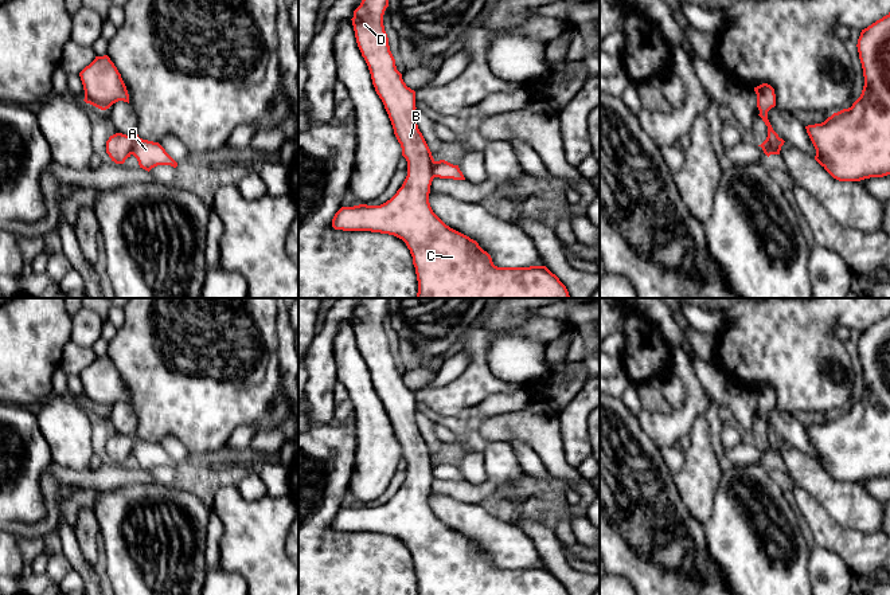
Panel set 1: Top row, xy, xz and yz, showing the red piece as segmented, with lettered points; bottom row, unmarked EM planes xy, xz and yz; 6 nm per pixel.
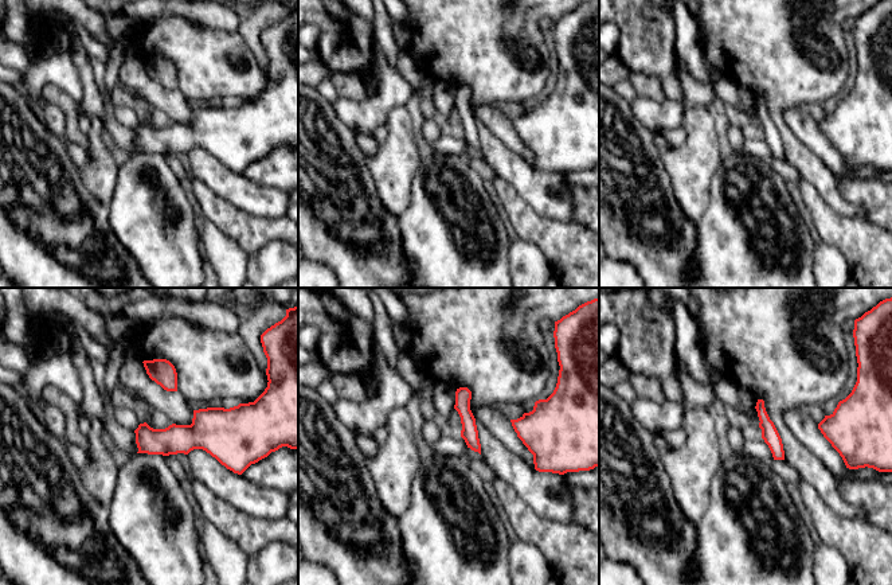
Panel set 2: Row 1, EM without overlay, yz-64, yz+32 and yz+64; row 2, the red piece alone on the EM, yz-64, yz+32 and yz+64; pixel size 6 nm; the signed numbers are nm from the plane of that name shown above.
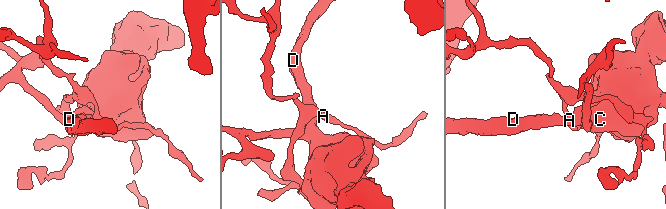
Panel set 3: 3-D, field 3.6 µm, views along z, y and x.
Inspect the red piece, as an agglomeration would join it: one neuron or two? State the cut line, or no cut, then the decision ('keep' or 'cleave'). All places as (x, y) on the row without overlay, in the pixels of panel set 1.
cut xy (129, 437), (132, 454); cleave

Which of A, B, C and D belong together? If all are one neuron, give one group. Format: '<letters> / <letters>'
A / B C D

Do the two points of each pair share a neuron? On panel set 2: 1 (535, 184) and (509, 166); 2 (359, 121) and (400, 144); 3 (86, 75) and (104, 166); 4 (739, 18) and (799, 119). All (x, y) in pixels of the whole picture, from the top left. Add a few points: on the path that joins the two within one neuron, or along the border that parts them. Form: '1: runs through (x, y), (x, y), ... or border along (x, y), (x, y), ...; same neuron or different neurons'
1: runs through (528, 182), (516, 171); same neuron
2: border along (395, 105), (383, 124); different neurons
3: border along (90, 116), (97, 116), (105, 131); different neurons
4: border along (791, 106), (785, 112), (785, 123), (799, 139); different neurons

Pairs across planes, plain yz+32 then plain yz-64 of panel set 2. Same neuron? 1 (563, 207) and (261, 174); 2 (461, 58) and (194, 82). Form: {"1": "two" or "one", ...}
{"1": "two", "2": "one"}

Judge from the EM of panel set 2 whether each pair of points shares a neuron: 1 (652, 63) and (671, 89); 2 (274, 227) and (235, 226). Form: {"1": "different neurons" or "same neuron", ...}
{"1": "same neuron", "2": "same neuron"}

